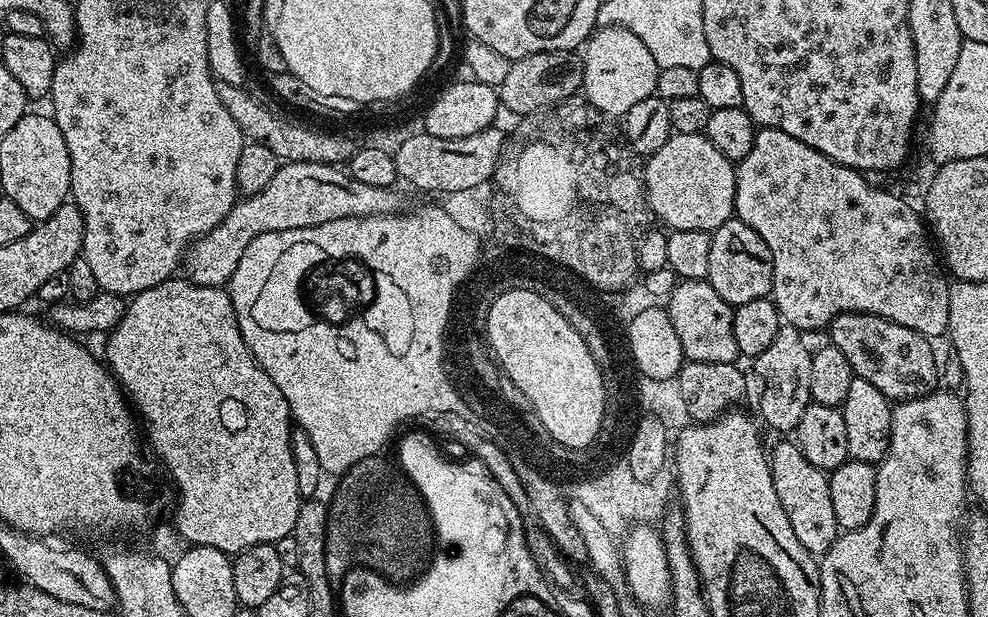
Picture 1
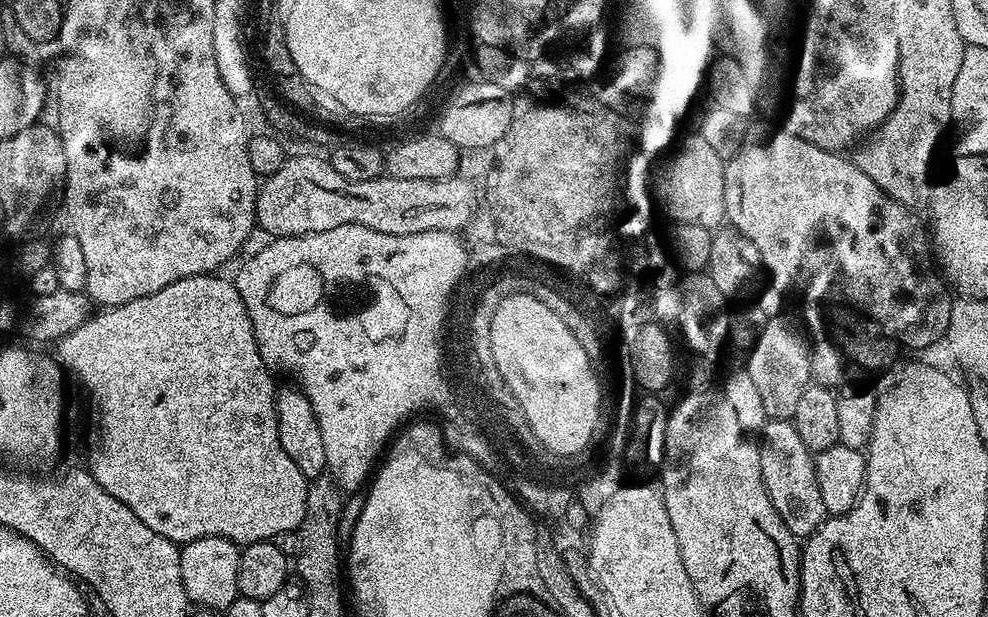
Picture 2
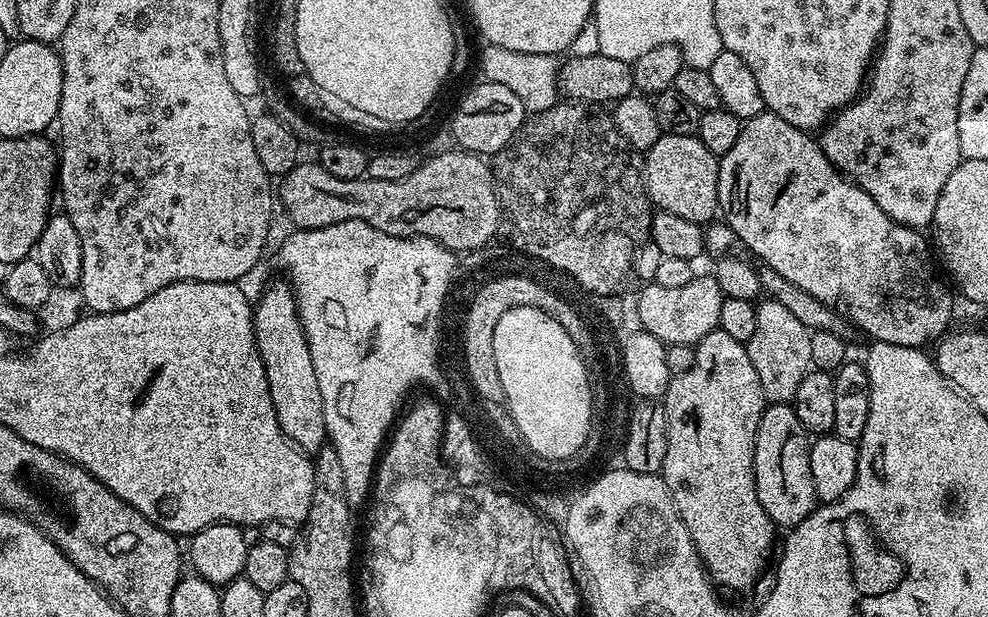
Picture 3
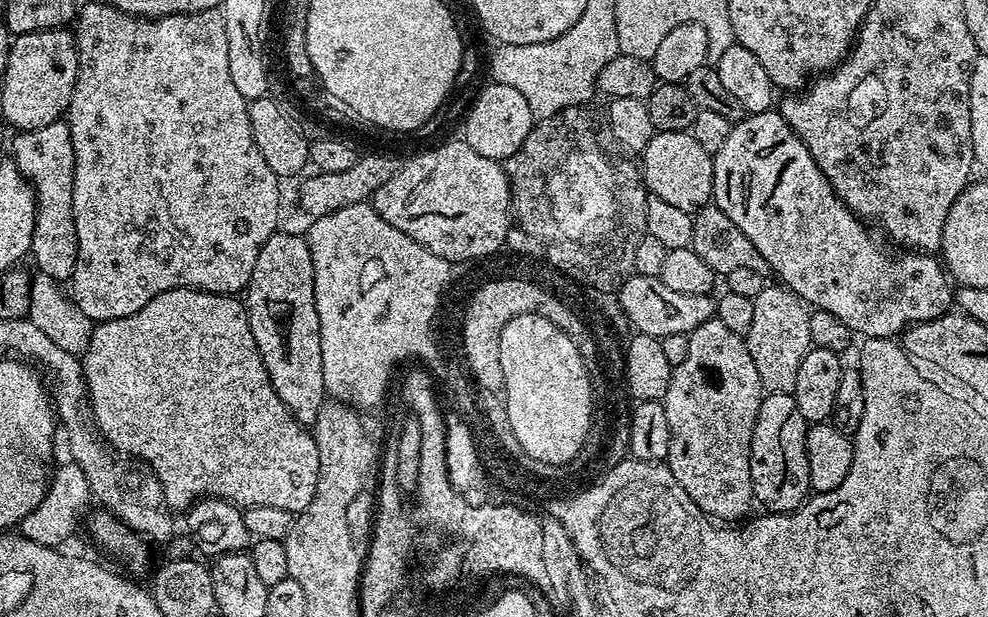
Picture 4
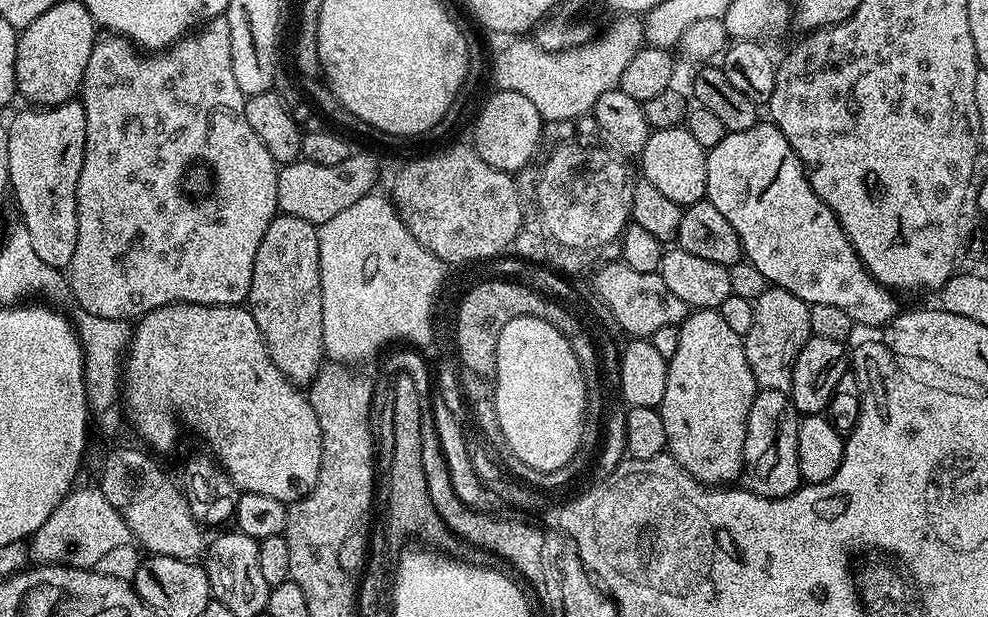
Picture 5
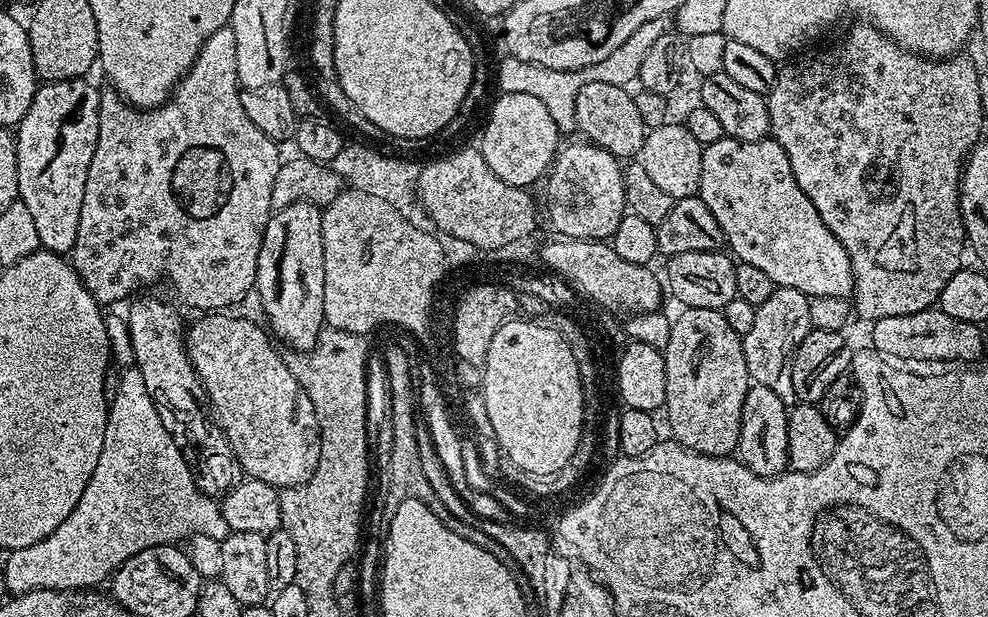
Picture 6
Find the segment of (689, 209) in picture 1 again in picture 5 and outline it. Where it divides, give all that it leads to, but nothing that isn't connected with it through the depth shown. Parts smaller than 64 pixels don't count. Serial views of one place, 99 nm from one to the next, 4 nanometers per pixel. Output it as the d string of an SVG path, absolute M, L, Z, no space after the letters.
M687 127L667 128L649 131L646 146L641 150L638 163L643 179L654 182L654 186L665 198L671 198L681 206L687 206L705 199L708 194L706 186L706 162L708 153L698 146L698 141L689 134Z

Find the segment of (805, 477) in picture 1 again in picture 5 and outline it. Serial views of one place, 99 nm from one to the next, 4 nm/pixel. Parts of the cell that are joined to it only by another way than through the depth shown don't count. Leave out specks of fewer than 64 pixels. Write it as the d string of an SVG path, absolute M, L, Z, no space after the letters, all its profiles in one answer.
M765 388L757 391L746 422L744 443L744 472L747 487L760 496L782 498L801 487L798 470L798 430L801 413L792 405L789 393Z

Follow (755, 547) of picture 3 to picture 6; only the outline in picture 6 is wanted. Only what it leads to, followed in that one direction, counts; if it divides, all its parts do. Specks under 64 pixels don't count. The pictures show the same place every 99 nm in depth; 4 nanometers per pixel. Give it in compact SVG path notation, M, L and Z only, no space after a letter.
M684 308L681 311L681 316L678 315L672 321L672 329L670 330L670 342L666 342L666 346L662 349L664 353L664 365L666 366L666 398L664 399L663 411L668 412L668 428L672 431L671 439L677 444L686 446L690 450L702 453L703 456L732 456L737 451L740 443L740 427L742 426L742 402L746 402L746 394L750 387L750 377L746 370L746 354L744 353L744 341L738 334L734 334L734 330L730 330L730 322L726 322L723 311L714 308Z

